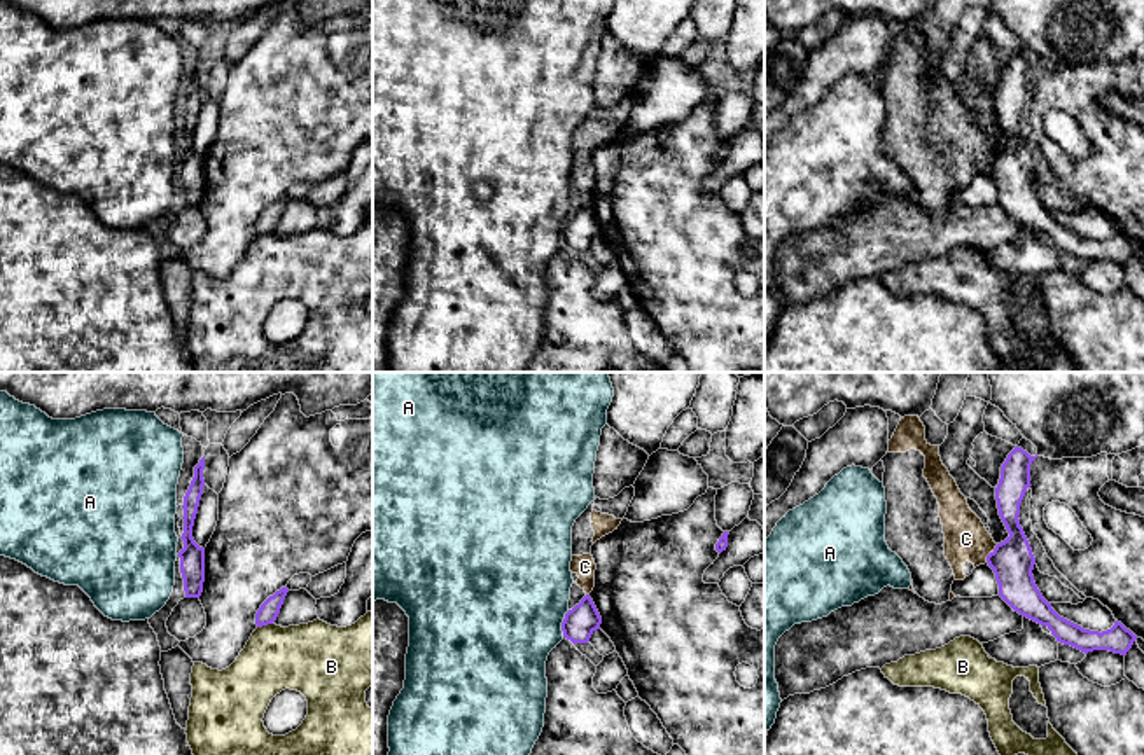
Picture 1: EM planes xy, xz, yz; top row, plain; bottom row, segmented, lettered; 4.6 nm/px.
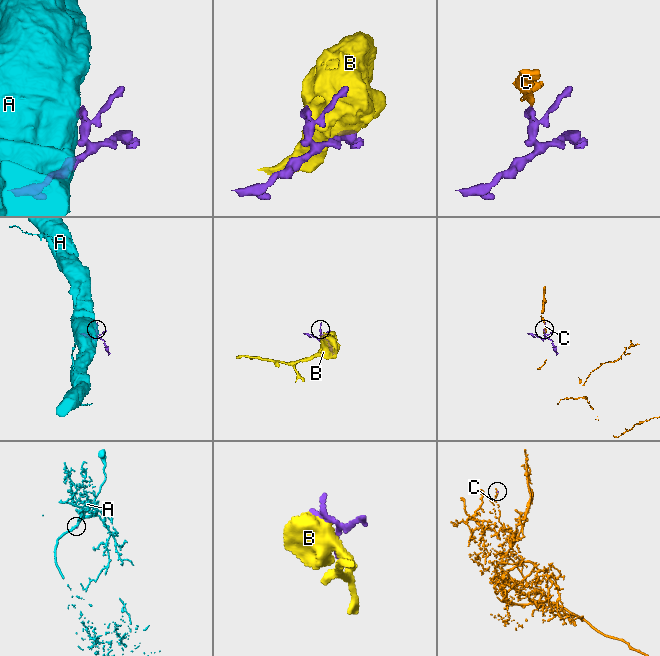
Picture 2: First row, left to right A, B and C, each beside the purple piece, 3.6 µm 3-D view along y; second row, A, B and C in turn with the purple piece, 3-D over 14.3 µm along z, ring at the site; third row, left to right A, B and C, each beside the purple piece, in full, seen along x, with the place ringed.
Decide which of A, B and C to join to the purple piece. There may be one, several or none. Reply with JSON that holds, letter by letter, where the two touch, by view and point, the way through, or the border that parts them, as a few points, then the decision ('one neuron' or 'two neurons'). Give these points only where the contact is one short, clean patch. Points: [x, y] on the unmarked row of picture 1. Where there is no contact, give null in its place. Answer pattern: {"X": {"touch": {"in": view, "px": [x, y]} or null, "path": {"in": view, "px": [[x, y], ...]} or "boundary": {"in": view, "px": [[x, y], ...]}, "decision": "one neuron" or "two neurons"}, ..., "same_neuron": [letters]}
{"A": {"touch": {"in": "xz", "px": [562, 233]}, "boundary": {"in": "xz", "px": [[569, 219], [562, 231], [562, 245]]}, "decision": "two neurons"}, "B": {"touch": {"in": "xy", "px": [265, 233]}, "decision": "two neurons"}, "C": {"touch": {"in": "yz", "px": [990, 161]}, "boundary": {"in": "yz", "px": [[997, 152], [985, 170]]}, "decision": "two neurons"}, "same_neuron": []}

